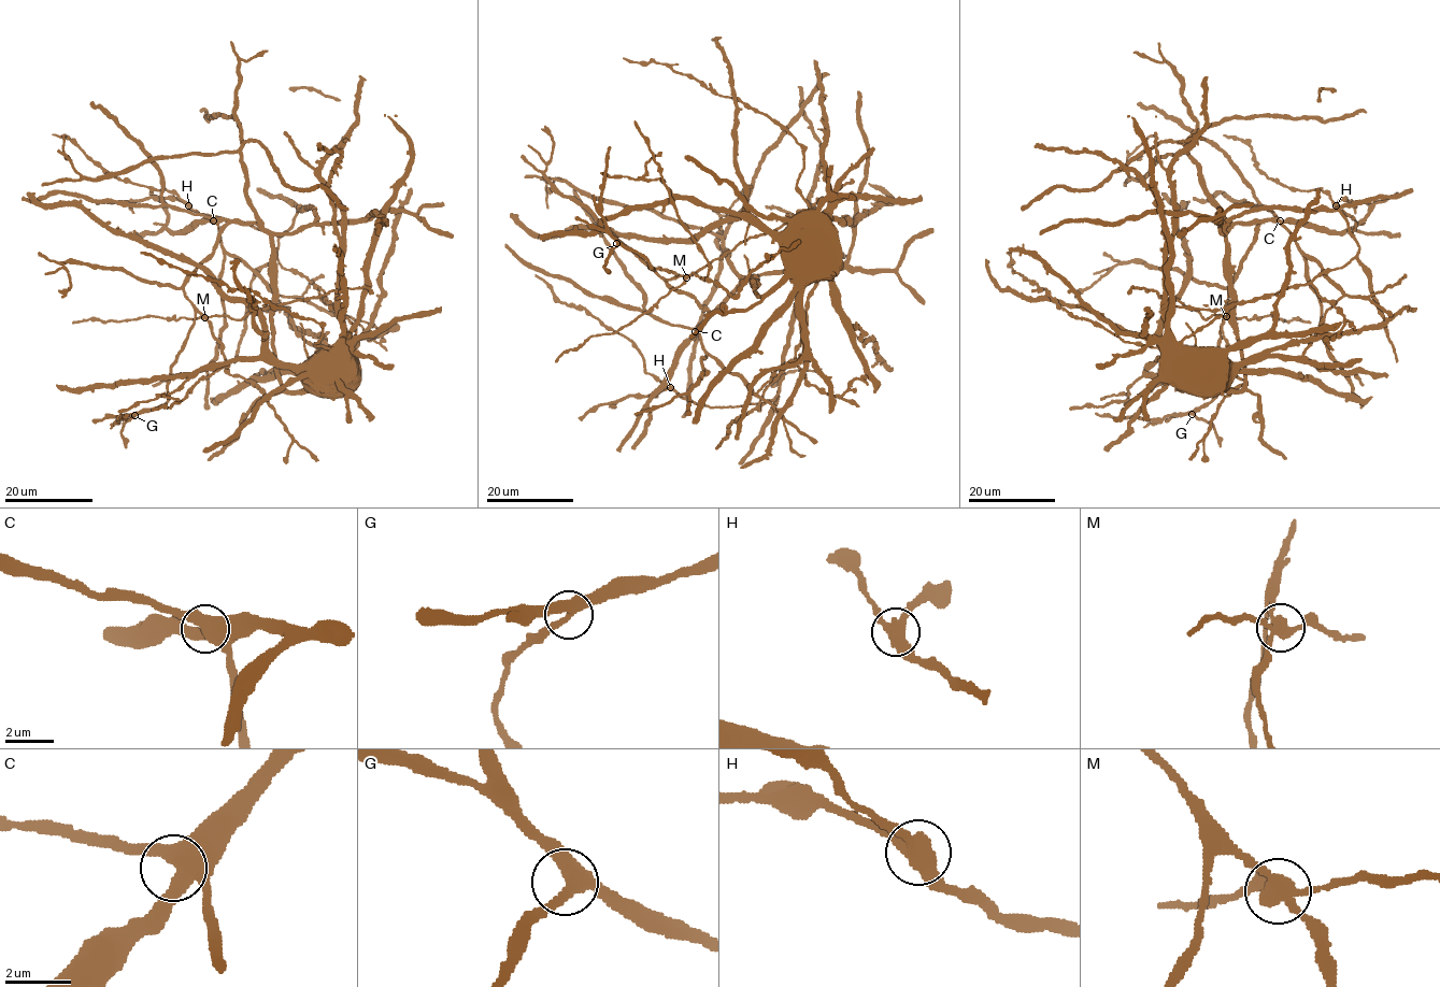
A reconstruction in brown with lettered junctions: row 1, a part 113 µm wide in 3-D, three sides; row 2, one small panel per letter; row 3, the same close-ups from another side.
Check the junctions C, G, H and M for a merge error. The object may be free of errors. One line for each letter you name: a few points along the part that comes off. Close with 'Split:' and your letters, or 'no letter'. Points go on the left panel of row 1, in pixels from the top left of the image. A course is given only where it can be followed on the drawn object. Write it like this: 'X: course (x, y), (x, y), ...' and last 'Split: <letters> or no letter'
M: course (204, 316), (242, 318), (255, 310), (317, 298), (333, 290), (366, 287), (369, 294)
Split: M

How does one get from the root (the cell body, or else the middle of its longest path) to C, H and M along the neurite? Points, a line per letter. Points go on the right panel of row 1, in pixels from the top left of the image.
C: (1162, 362), (1182, 380), (1199, 386), (1231, 390), (1243, 387), (1226, 233), (1236, 224), (1280, 220)
H: (1162, 362), (1172, 343), (1235, 304), (1344, 266), (1359, 248), (1355, 222), (1336, 205)
M: (1162, 362), (1199, 386), (1243, 387), (1226, 232), (1236, 224), (1259, 223), (1228, 288), (1226, 316)

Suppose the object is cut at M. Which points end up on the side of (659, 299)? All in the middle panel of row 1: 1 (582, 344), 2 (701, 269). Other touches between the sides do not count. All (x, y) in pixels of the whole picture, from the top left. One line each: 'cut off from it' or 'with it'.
1: with it
2: with it

